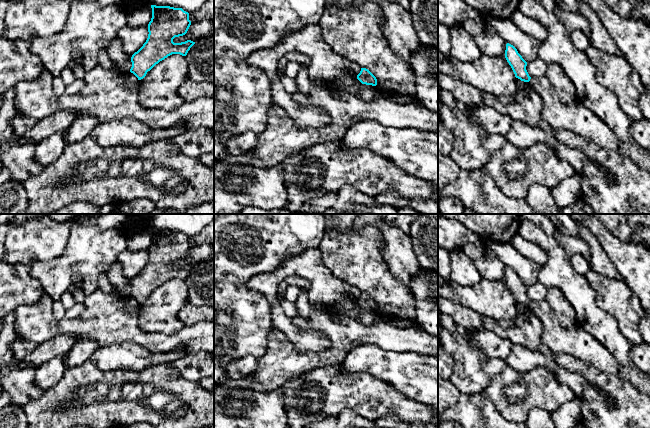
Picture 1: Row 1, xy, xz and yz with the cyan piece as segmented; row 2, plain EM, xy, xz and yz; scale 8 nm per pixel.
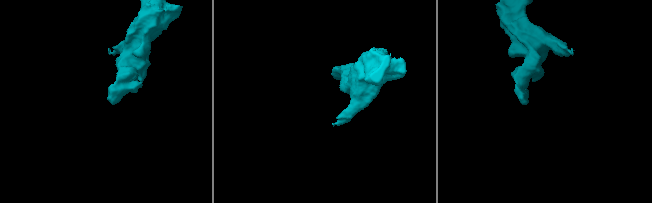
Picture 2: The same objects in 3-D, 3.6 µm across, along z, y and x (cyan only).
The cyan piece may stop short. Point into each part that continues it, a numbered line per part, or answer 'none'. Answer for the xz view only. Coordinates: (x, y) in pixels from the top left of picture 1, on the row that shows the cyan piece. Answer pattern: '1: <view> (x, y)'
none

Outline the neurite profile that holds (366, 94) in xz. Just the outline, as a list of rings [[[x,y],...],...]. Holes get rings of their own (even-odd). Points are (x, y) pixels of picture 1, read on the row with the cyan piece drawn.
[[[362,84],[361,91],[357,96],[365,102],[370,102],[376,99],[375,94],[371,89],[371,85],[366,84]]]

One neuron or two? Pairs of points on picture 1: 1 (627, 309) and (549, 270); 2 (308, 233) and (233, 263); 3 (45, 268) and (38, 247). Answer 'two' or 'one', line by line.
1: two
2: one
3: two

